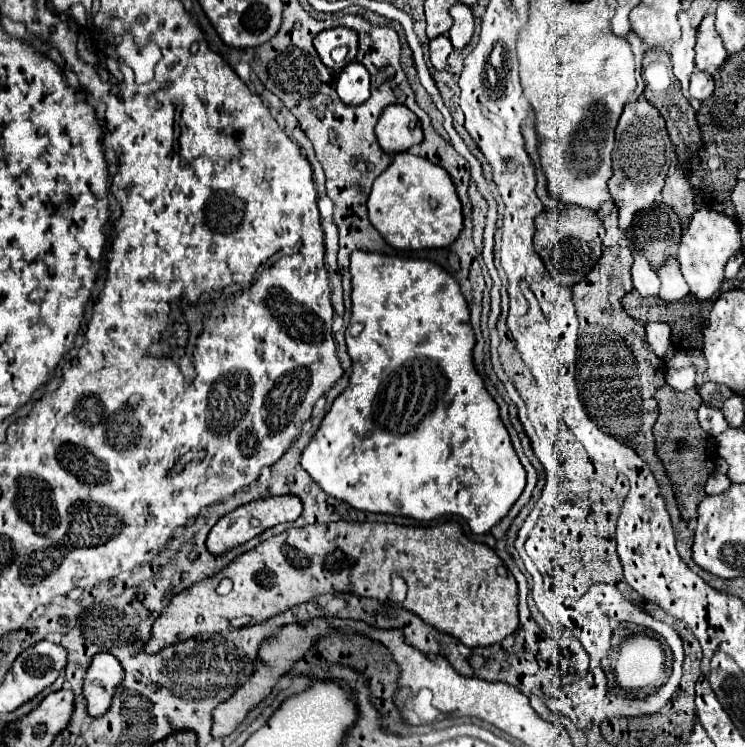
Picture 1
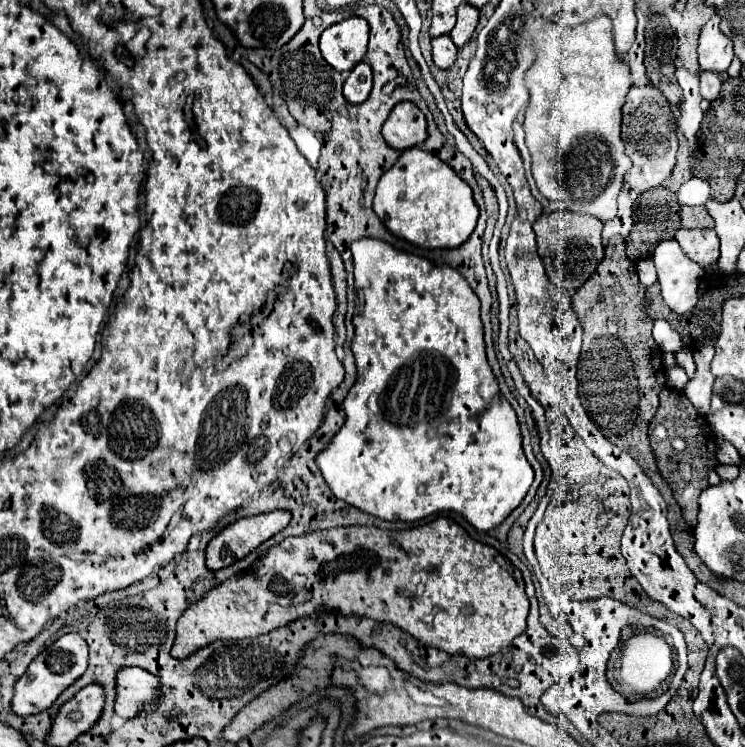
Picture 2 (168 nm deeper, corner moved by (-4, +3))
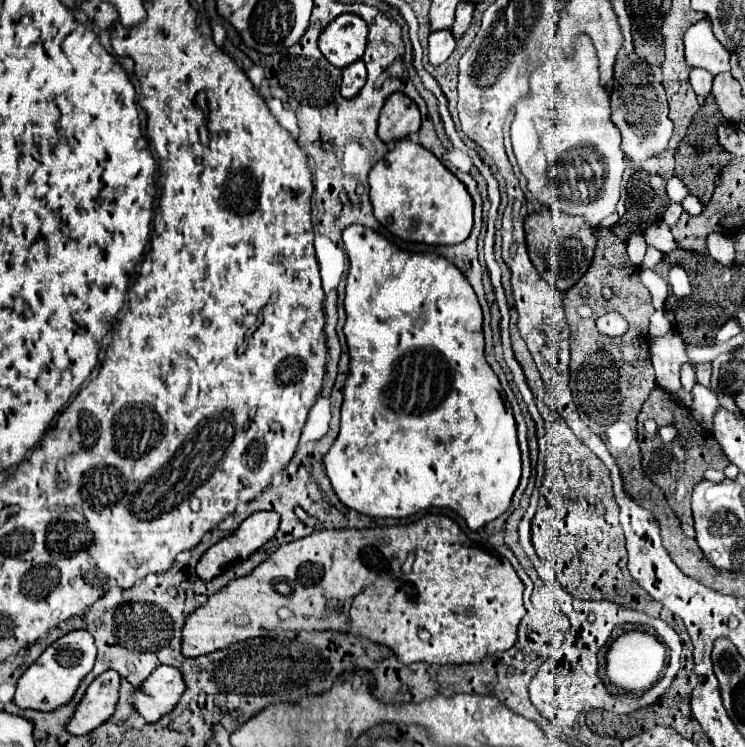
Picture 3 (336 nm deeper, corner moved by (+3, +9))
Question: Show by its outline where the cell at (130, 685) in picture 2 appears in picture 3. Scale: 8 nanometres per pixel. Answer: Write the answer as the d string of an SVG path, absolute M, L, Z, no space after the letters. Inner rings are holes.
M159 666L133 694L133 704L145 722L153 724L177 706L183 692L185 680L181 672L173 666Z

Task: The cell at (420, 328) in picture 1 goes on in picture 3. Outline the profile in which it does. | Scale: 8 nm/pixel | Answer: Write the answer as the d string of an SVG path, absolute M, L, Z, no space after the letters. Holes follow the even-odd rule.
M349 226L343 232L343 244L349 258L347 274L347 294L345 294L345 312L347 322L343 326L347 346L349 346L349 376L343 388L343 406L341 406L341 430L333 446L323 458L331 486L341 502L349 508L381 518L405 518L427 508L451 508L461 518L465 518L469 530L479 530L497 516L501 516L517 490L521 478L521 454L517 444L517 424L509 404L501 394L501 384L483 354L483 314L477 302L477 296L471 284L461 276L461 270L437 254L409 254L399 246L391 244L387 238L365 226Z

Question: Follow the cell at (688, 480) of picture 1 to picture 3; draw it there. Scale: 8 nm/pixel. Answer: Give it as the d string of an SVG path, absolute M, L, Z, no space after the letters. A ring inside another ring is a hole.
M661 388L653 390L651 396L645 400L645 404L639 412L639 418L637 418L637 434L639 434L639 448L641 448L641 464L643 464L647 478L663 490L667 504L677 514L685 536L695 538L693 516L691 516L691 492L693 492L695 484L699 484L703 480L703 472L707 468L725 470L729 466L729 458L727 458L727 464L725 464L725 454L721 452L721 446L717 446L715 438L709 436L709 432L701 428L701 424L693 418L691 410L679 408L675 402L669 400L669 392L661 390ZM647 418L653 418L657 422L657 426L665 426L665 424L677 426L681 436L685 436L689 440L689 448L685 450L679 440L663 442L661 438L647 438L645 430L643 430L643 422Z

